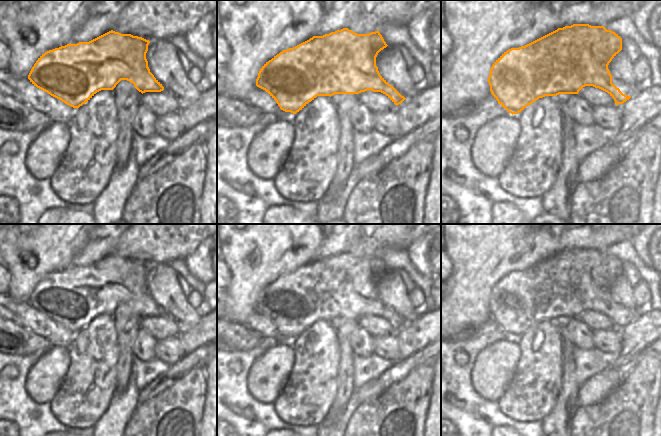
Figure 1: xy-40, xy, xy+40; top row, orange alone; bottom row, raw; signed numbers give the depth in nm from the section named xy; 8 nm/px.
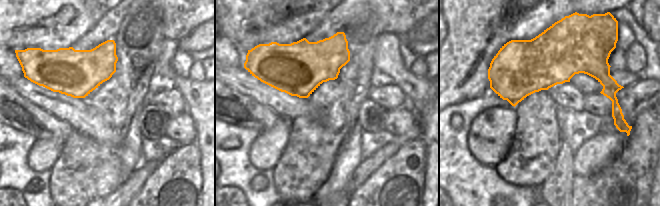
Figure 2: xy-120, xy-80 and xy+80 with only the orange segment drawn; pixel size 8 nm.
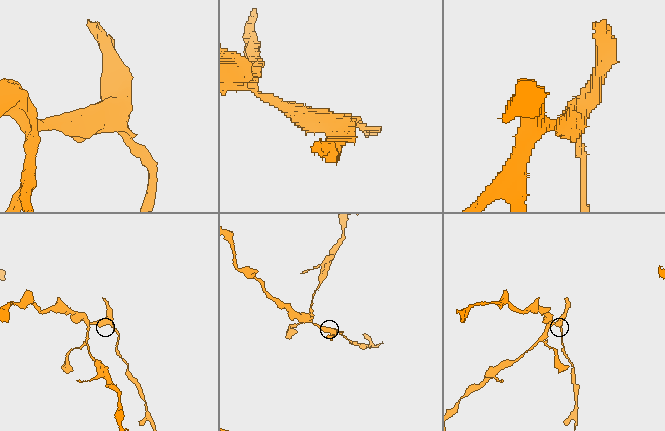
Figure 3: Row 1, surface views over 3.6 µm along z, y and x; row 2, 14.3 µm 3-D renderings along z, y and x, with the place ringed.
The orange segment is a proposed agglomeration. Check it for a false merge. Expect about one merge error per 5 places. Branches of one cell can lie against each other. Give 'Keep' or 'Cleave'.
Cleave

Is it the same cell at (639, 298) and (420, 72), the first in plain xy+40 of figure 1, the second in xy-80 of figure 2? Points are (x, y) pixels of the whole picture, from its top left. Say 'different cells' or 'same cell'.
same cell

